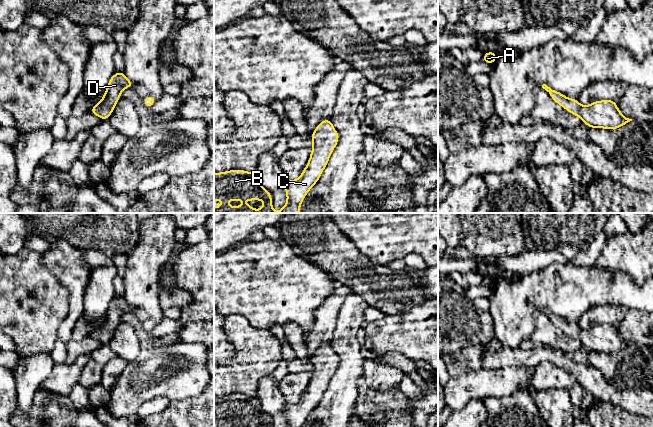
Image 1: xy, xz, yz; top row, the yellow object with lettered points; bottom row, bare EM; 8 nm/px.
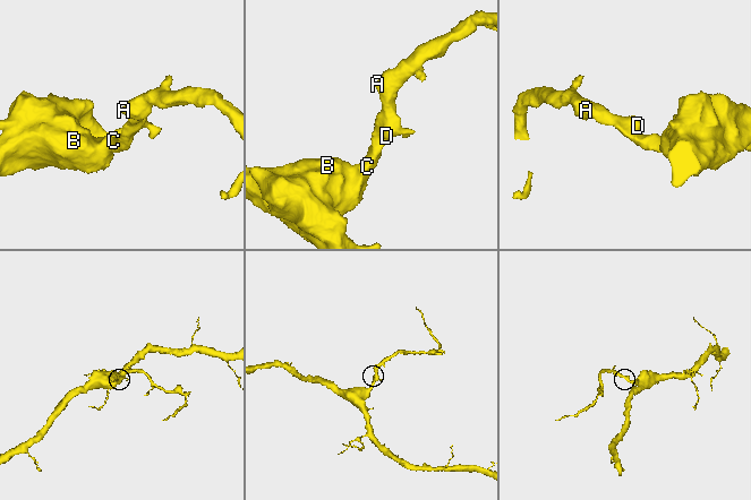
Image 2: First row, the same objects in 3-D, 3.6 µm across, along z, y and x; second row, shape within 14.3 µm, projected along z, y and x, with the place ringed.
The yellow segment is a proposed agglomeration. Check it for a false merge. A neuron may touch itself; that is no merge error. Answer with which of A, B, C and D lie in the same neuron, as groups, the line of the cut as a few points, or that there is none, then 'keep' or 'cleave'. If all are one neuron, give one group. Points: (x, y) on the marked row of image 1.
groups A B C D; cut none; keep

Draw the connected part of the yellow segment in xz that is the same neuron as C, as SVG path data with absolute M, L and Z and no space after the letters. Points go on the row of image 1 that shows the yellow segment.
M327 119L316 126L316 130L311 133L311 138L313 147L309 161L298 179L285 181L284 189L287 195L287 202L279 212L273 211L272 195L262 187L261 179L257 172L252 173L234 169L214 173L214 200L262 200L265 204L259 210L255 210L247 204L241 204L237 208L233 208L229 204L220 204L217 208L214 207L214 213L299 213L302 201L309 190L318 182L328 164L329 158L339 141L339 133L334 129L331 119Z

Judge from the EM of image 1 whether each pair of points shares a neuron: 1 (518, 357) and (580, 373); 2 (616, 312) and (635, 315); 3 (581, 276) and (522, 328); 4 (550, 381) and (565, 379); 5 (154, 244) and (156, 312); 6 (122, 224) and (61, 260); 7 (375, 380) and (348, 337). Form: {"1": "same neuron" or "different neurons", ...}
{"1": "same neuron", "2": "different neurons", "3": "same neuron", "4": "same neuron", "5": "same neuron", "6": "different neurons", "7": "different neurons"}

